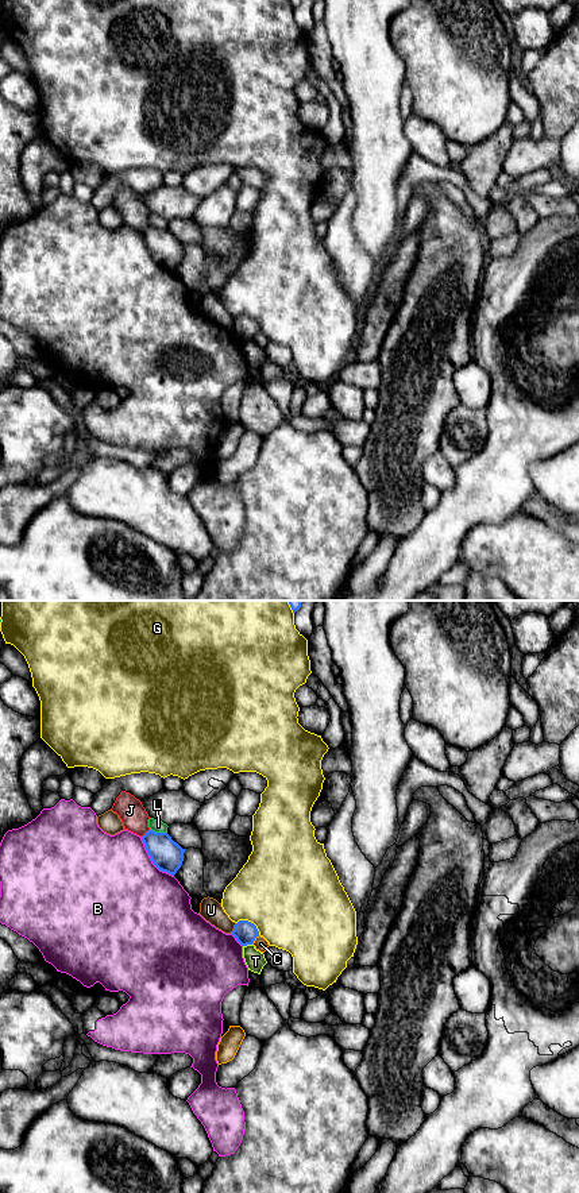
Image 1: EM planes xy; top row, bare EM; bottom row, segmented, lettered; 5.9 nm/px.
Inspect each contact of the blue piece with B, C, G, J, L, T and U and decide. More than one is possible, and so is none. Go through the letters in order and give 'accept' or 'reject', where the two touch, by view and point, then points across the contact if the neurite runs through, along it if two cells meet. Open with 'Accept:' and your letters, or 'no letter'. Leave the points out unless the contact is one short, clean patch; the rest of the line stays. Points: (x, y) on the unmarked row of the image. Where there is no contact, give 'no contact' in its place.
Accept: no letter
B: reject; meets blue in xy at (151, 255)
C: reject; meets blue in xy at (254, 335)
G: reject; meets blue in xy at (250, 317)
J: reject; meets blue in xy at (146, 228)
L: reject; meets blue in xy at (158, 228)
T: reject; meets blue in xy at (247, 339); border along xy (251, 339), (243, 342)
U: reject; meets blue in xy at (234, 324)

